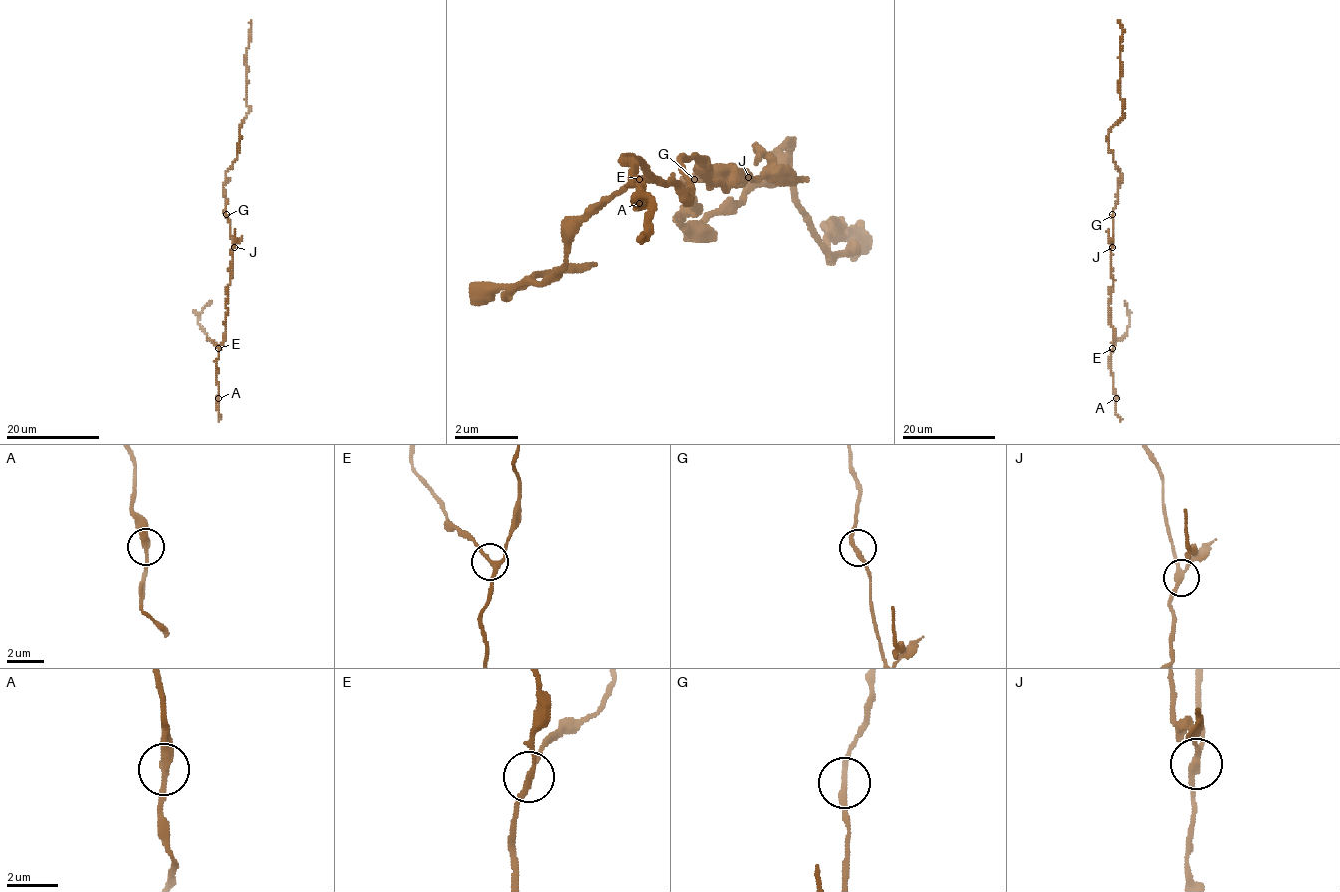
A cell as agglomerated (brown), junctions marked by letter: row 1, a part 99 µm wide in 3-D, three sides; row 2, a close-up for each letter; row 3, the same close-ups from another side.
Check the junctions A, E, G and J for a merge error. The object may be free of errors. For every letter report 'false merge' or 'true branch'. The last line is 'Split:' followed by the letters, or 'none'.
A: true branch
E: true branch
G: true branch
J: false merge
Split: J

